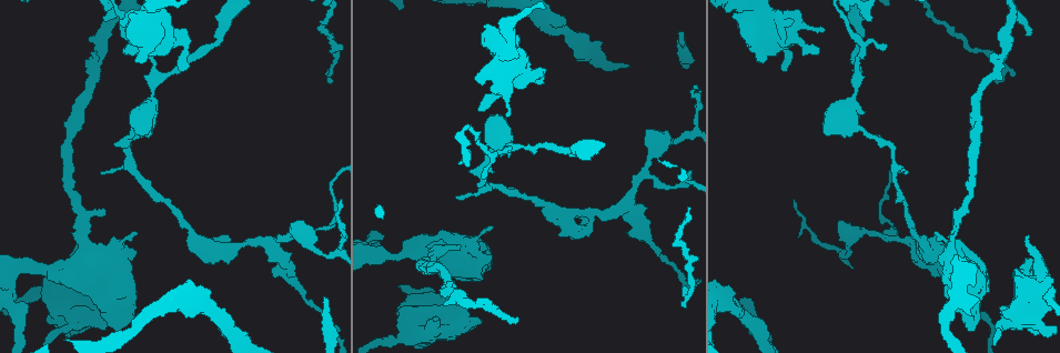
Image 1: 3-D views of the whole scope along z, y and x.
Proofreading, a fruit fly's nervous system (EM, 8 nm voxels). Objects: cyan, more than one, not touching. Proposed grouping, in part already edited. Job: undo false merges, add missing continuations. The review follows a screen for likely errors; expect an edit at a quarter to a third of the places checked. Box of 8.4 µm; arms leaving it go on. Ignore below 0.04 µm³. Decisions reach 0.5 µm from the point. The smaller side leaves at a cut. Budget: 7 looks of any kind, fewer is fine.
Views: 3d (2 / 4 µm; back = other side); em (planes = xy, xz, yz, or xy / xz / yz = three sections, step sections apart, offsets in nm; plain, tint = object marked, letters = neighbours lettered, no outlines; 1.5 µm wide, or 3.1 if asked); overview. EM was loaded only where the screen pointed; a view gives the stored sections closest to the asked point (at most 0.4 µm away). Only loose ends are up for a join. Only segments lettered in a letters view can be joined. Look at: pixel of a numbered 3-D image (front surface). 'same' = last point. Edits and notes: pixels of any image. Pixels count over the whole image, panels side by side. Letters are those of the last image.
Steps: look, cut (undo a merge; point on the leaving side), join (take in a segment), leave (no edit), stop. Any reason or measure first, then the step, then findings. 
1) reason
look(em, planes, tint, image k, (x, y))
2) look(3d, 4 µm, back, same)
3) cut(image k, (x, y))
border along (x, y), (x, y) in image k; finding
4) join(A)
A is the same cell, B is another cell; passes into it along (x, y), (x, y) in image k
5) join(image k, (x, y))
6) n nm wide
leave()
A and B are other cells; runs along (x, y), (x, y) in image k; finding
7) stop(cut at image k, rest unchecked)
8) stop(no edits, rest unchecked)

calibre changes
look(3d, 4 µm, image 1, (854, 129))

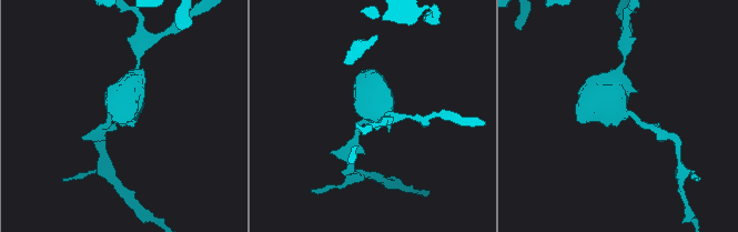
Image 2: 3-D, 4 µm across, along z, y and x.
look(em, planes, letters, image 2, (621, 111))

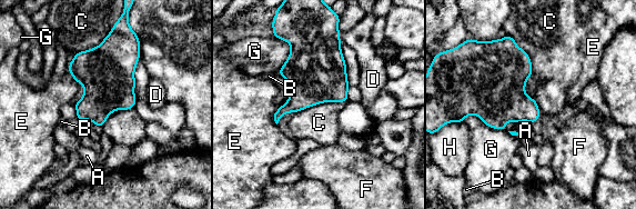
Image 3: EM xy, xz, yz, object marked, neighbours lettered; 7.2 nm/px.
leave()
A, B, C, D, E, F, G and H are other cells; border along (347, 99), (320, 102), (293, 113) in image 3; all the same neuron

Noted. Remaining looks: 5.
thick end
look(em, planes, letters, image 1, (764, 62))

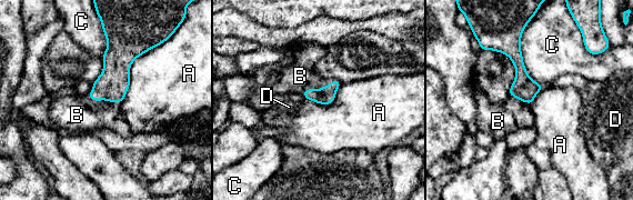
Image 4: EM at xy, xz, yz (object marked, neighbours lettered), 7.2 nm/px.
A touches over 480 nm
join(image 4, (77, 114))
B is the same cell, A, C and D are other cells; it goes on there

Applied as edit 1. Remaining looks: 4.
look(overview)

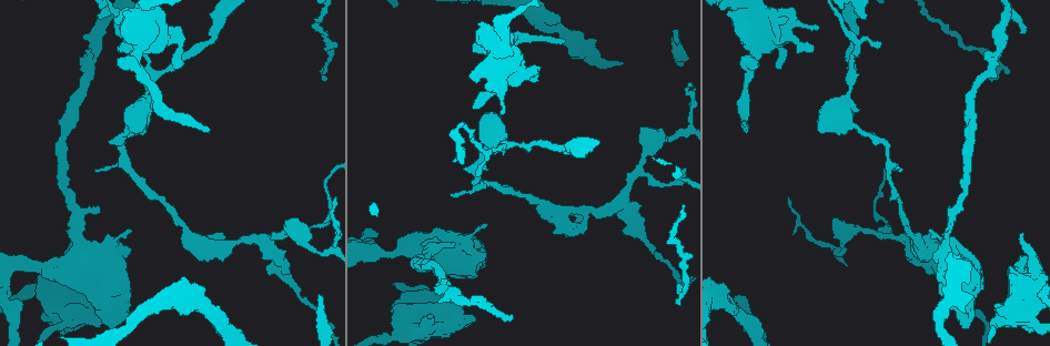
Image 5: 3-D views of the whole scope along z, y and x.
end of a long branch
look(3d, 4 µm, image 5, (511, 320))

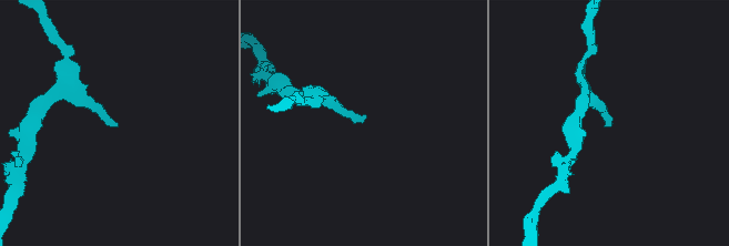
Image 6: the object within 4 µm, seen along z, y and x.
shape alone is not enough
look(em, planes, letters, image 6, (115, 126))

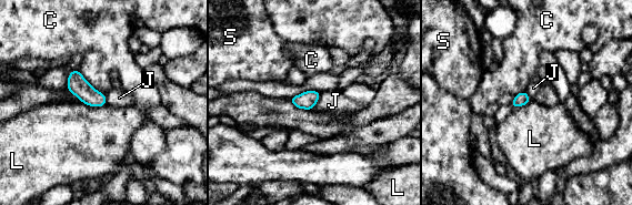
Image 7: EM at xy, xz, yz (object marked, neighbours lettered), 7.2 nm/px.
90 nm wide
leave()
C, J, L and S are other cells; no lettered segment goes on from it

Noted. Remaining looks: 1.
stop(join at image 4, rest unchecked)

